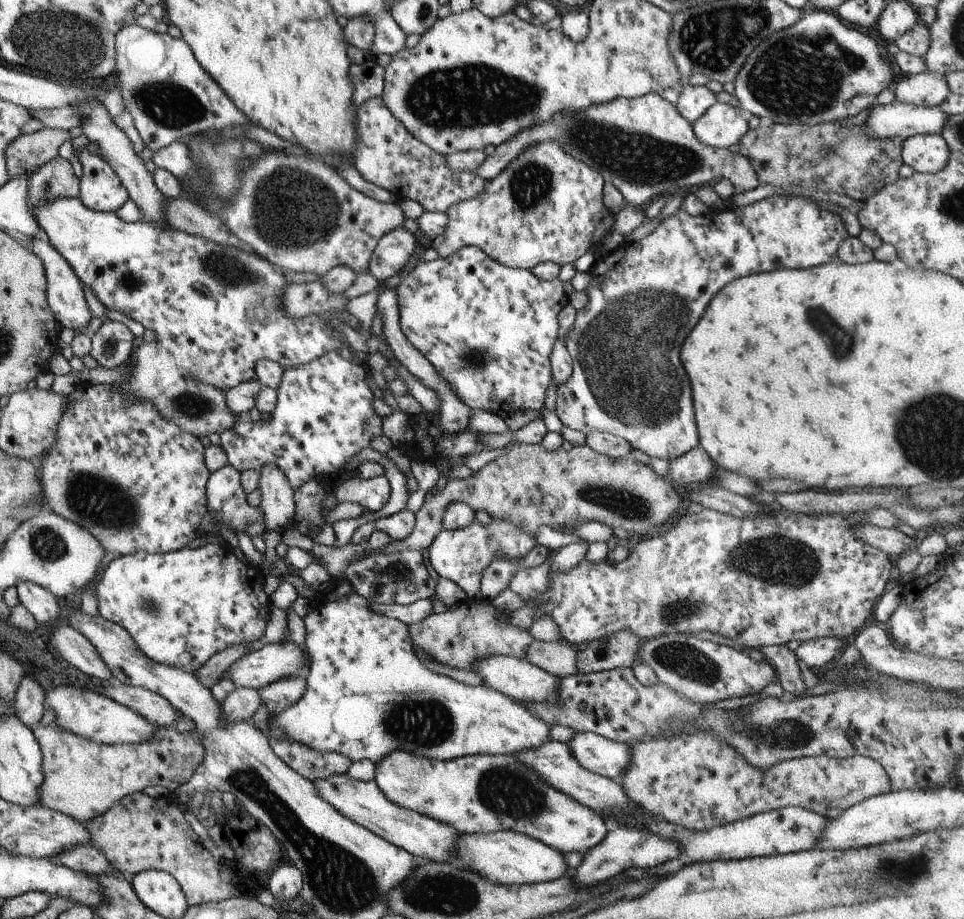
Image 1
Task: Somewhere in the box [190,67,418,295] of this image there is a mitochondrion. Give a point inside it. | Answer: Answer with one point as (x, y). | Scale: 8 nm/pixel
(292, 208)

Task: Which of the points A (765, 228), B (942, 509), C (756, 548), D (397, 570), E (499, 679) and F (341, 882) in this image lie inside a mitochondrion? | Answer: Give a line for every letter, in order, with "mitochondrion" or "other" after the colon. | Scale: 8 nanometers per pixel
A: other
B: other
C: mitochondrion
D: other
E: other
F: mitochondrion

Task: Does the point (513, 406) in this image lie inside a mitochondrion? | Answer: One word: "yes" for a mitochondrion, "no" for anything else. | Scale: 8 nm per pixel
no

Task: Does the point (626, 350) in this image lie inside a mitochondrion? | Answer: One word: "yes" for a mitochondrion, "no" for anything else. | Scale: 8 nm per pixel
yes

